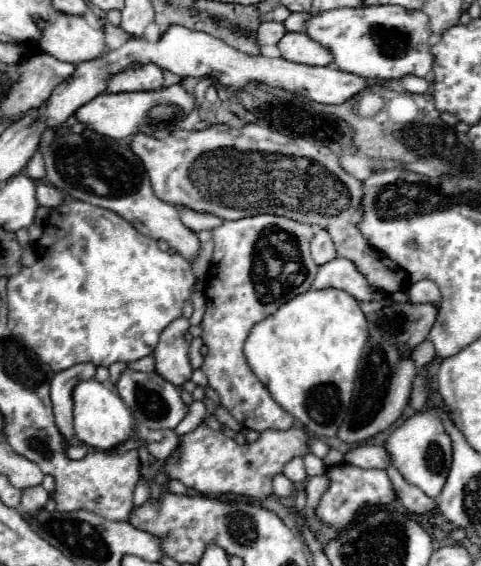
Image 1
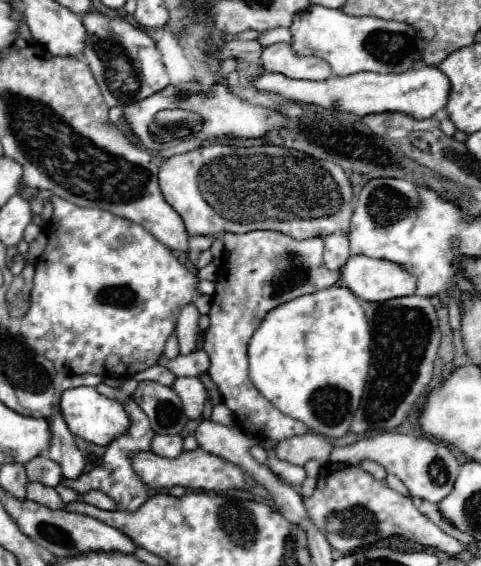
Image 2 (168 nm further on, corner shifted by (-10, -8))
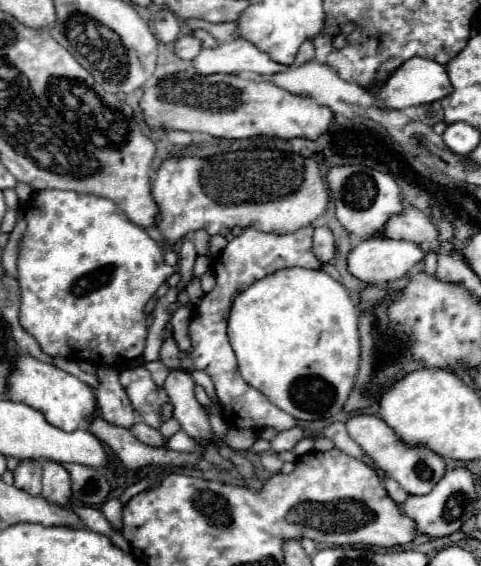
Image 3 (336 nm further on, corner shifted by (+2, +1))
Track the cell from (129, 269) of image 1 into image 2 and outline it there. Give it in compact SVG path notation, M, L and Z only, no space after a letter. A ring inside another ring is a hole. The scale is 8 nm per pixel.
M52 197L54 215L48 223L48 245L36 263L30 309L20 319L20 333L32 349L48 357L60 375L118 375L132 377L158 363L178 313L196 297L198 277L144 227L104 209L72 205Z

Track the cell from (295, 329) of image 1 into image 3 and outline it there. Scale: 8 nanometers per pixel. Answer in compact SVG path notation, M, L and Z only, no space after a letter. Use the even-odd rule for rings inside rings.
M288 268L248 286L232 304L228 338L236 352L242 378L280 410L296 420L330 420L342 410L360 362L358 312L348 290L330 274L322 270Z

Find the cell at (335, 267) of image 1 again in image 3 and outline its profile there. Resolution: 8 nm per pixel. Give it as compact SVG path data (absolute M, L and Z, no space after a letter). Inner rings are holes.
M362 240L358 246L354 246L348 252L348 272L358 278L364 284L382 284L382 282L394 282L408 274L408 270L424 258L424 250L412 242L404 240Z

